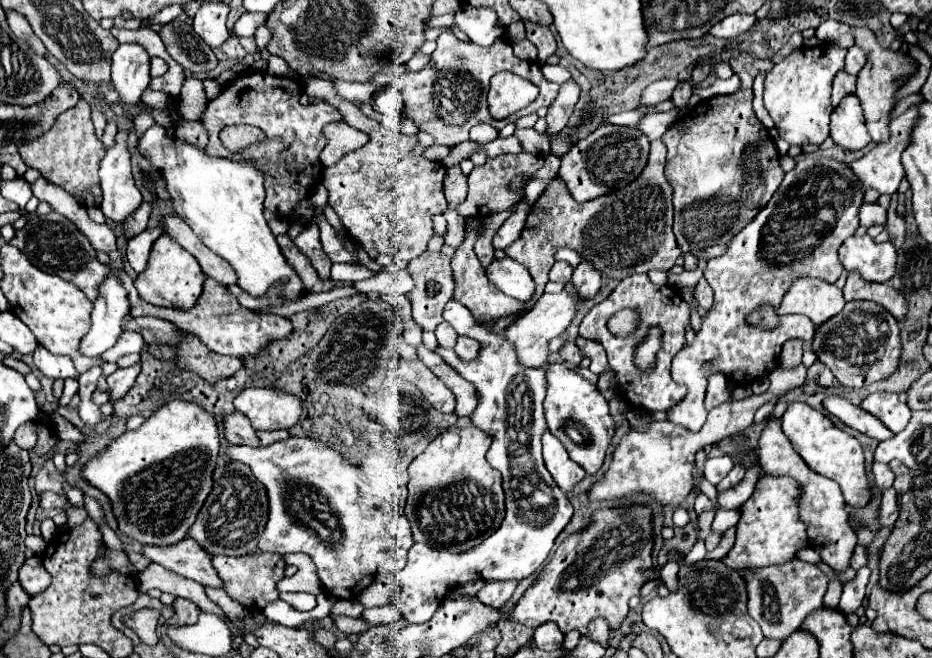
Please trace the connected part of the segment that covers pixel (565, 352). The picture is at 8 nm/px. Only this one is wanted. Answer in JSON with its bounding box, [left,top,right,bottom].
[558,341,582,365]

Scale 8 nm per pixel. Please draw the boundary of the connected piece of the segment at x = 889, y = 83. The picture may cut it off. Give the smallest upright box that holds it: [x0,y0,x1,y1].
[850,27,914,143]

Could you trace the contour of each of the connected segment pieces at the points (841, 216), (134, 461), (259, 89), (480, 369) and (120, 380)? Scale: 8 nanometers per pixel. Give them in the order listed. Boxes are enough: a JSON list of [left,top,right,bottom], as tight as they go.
[[666,157,864,431],[82,399,220,545],[200,71,342,219],[394,299,572,623],[106,365,140,403]]

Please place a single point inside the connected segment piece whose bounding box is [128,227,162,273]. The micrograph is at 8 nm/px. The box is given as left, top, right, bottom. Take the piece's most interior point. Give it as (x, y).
(139, 247)

